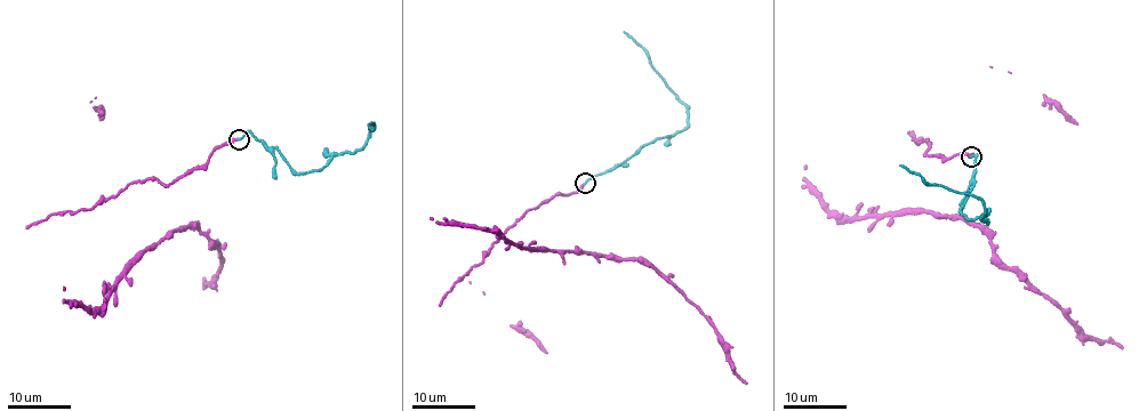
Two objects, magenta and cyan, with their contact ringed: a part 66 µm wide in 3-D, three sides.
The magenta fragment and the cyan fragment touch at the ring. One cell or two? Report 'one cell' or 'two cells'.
one cell

